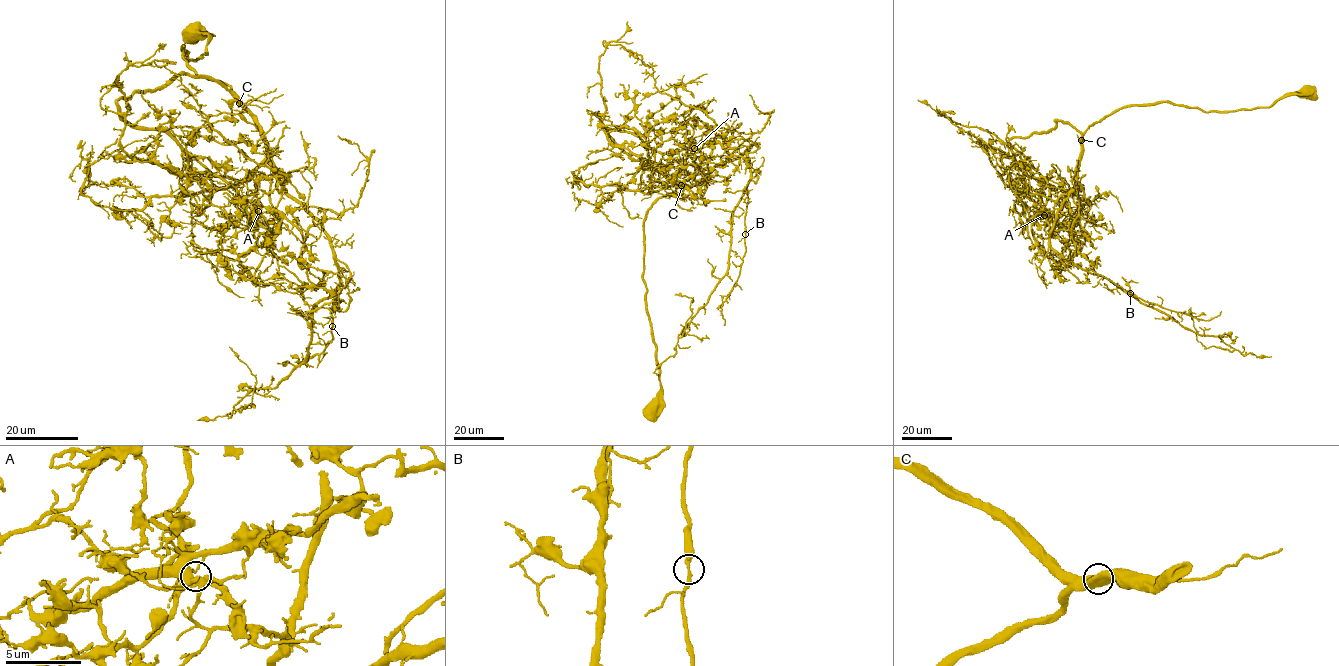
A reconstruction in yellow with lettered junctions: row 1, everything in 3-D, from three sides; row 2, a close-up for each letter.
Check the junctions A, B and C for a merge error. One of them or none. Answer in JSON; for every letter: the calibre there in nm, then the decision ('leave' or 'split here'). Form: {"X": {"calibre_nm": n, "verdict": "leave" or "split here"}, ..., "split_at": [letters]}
{"A": {"calibre_nm": 480, "verdict": "leave"}, "B": {"calibre_nm": 280, "verdict": "leave"}, "C": {"calibre_nm": 750, "verdict": "leave"}, "split_at": []}

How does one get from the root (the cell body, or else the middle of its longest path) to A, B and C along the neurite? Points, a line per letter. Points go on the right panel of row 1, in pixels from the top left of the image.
A: (1307, 93), (1234, 111), (1167, 102), (1115, 110), (1086, 130), (1076, 184), (1059, 197), (1053, 215), (1044, 215)
B: (1307, 93), (1234, 111), (1128, 105), (1086, 130), (1077, 181), (1058, 211), (1050, 246), (1130, 293)
C: (1307, 93), (1286, 93), (1268, 107), (1234, 111), (1204, 111), (1167, 102), (1128, 105), (1091, 125), (1081, 140)

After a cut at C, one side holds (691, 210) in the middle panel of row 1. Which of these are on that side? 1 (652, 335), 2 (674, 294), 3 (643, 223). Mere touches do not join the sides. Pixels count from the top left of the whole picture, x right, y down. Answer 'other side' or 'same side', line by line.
1: other side
2: same side
3: other side

